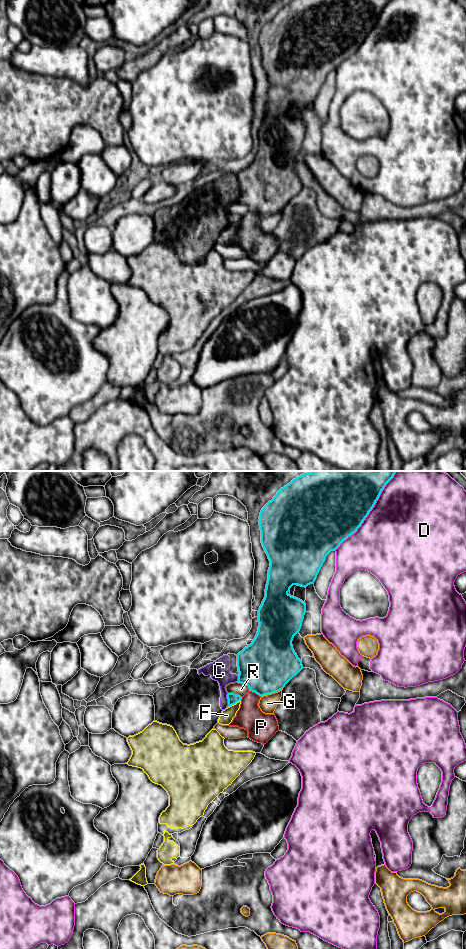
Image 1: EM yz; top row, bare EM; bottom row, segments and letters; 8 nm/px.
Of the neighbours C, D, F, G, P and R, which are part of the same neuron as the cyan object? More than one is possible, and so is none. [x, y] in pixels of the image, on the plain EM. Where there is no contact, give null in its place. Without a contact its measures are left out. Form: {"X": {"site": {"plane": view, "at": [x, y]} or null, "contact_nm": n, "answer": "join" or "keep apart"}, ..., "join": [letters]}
{"C": {"site": {"plane": "yz", "at": [228, 220]}, "contact_nm": 120, "answer": "keep apart"}, "D": {"site": {"plane": "yz", "at": [367, 35]}, "contact_nm": 700, "answer": "keep apart"}, "F": {"site": {"plane": "yz", "at": [233, 224]}, "contact_nm": 130, "answer": "join"}, "G": {"site": {"plane": "yz", "at": [271, 213]}, "contact_nm": 190, "answer": "keep apart"}, "P": {"site": {"plane": "yz", "at": [255, 212]}, "contact_nm": 110, "answer": "keep apart"}, "R": {"site": {"plane": "yz", "at": [244, 203]}, "contact_nm": 130, "answer": "keep apart"}, "join": ["F"]}

